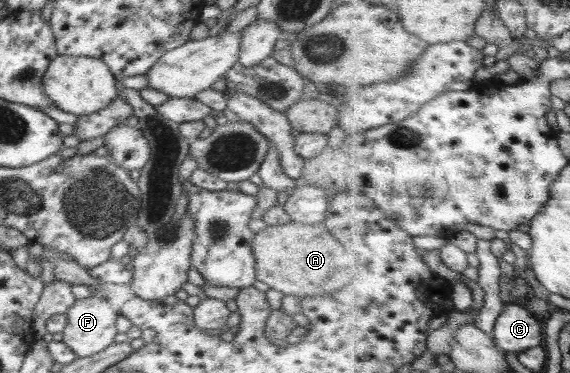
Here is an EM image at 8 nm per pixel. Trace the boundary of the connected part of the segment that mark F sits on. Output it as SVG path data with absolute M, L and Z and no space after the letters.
M91 295L84 299L75 299L71 309L67 311L67 325L63 330L62 342L78 357L89 357L103 349L107 349L117 335L115 320L119 312L114 310L107 299L99 299Z

